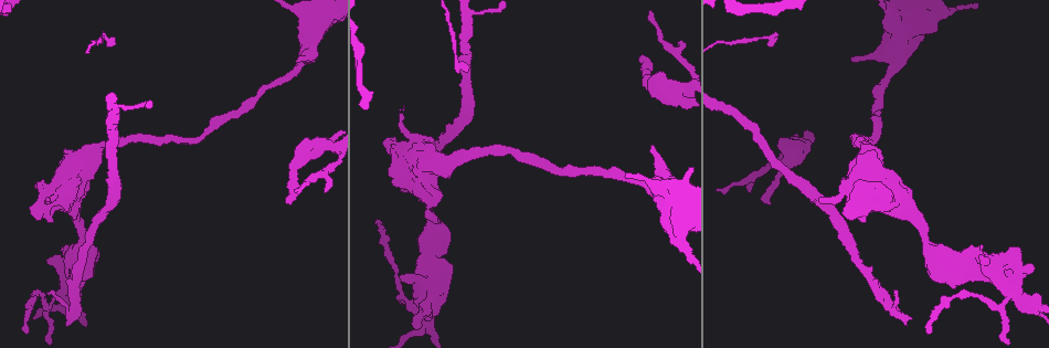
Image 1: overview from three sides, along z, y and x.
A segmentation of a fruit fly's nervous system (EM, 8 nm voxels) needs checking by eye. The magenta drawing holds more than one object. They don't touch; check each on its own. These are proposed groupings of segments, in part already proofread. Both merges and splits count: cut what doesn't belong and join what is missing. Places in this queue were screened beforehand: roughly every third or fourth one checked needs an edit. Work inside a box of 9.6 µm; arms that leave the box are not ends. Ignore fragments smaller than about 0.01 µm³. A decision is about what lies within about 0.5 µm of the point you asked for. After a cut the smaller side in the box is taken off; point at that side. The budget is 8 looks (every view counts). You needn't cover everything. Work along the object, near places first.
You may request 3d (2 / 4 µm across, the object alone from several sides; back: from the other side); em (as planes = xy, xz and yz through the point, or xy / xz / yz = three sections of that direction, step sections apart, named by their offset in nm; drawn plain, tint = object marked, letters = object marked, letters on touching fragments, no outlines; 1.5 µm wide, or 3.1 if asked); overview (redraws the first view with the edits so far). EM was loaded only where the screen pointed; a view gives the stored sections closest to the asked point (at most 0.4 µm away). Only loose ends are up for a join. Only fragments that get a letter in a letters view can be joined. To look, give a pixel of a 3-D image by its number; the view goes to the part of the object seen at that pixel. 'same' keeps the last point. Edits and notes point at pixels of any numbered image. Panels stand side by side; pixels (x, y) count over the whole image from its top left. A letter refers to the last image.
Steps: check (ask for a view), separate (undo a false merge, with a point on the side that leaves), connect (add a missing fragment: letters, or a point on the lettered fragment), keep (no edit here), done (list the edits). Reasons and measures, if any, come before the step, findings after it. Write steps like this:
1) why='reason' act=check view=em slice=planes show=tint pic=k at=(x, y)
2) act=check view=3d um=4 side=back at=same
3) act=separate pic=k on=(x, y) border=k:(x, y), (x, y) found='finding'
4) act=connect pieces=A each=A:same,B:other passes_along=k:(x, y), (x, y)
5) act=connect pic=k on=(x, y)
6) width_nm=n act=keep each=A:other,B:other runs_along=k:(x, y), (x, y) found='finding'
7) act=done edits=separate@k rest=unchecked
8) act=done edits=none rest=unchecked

why='branch stops here' act=check view=em slice=planes show=plain pic=1 at=(927, 333)

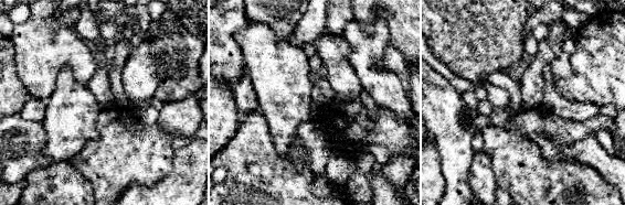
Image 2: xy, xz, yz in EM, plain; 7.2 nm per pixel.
why='where the object lies' act=check view=em slice=planes show=tint at=same

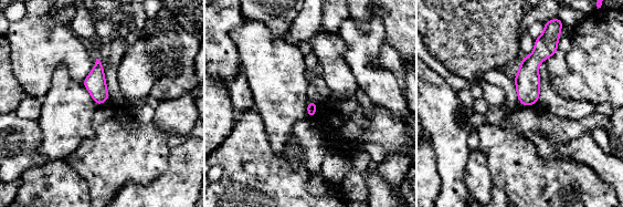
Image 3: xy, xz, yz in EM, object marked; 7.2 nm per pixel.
why='what lies round it' act=check view=em slice=planes show=letters at=same

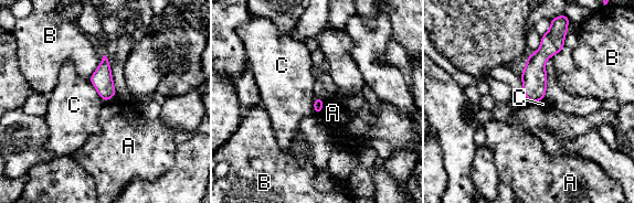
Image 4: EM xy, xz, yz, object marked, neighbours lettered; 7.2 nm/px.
width_nm=80 act=keep each=A:other,B:other,C:other border=4:(88, 79), (105, 102) found='none of them fits'

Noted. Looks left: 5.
act=check view=em slice=planes show=tint pic=1 at=(47, 202)

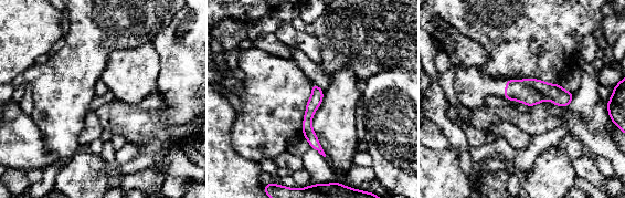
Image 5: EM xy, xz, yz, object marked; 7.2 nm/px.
why='see the neighbours' act=check view=em slice=planes show=letters at=same

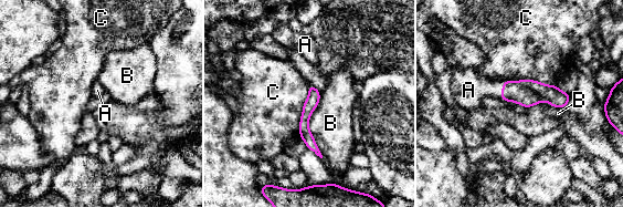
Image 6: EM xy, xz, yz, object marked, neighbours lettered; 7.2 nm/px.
width_nm=90 act=connect pieces=A each=A:same,B:other,C:other found='the neuron continues'

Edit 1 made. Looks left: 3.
why='branch stops here' act=check view=3d um=2 pic=1 at=(680, 44)

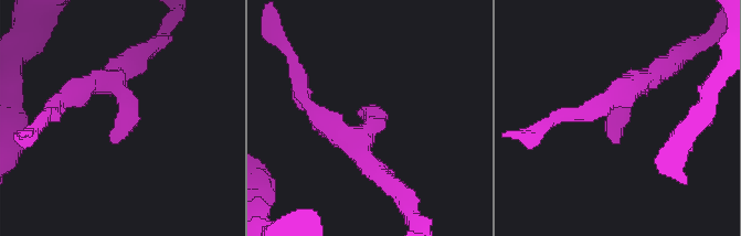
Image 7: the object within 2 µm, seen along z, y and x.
why='now the EM' act=check view=em slice=planes show=tint pic=7 at=(361, 117)

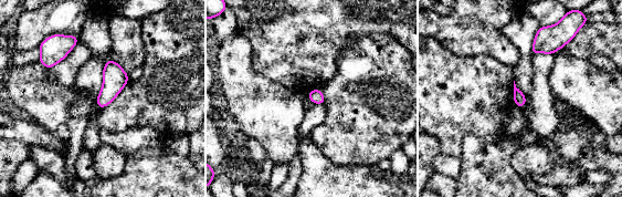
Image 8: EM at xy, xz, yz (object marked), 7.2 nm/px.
act=check view=em slice=planes show=letters at=same

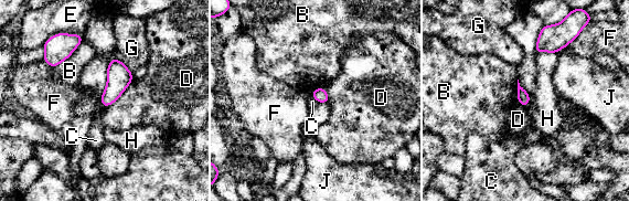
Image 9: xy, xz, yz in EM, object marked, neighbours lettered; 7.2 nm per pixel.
act=keep each=B:other,C:other,D:other,E:other,F:other,G:other,H:other,J:other border=9:(531, 98), (526, 107) found='no lettered fragment goes on from it'

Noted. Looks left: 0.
act=done edits=connect@6 rest=unchecked

